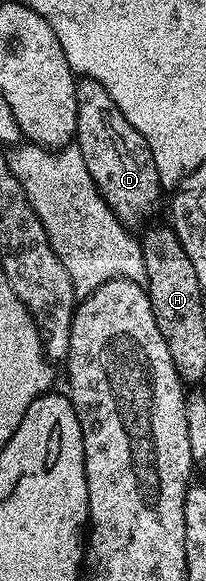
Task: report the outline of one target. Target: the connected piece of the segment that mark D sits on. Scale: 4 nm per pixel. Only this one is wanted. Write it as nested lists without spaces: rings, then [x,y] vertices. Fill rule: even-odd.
[[[80,78],[75,92],[77,93],[77,129],[74,142],[81,149],[81,157],[85,157],[85,165],[89,169],[89,177],[97,185],[101,197],[128,228],[135,229],[138,223],[146,224],[151,214],[159,207],[159,198],[165,190],[164,184],[157,177],[157,165],[153,165],[153,153],[149,153],[149,145],[125,121],[125,113],[117,109],[117,104],[109,93],[105,93],[97,81]]]

